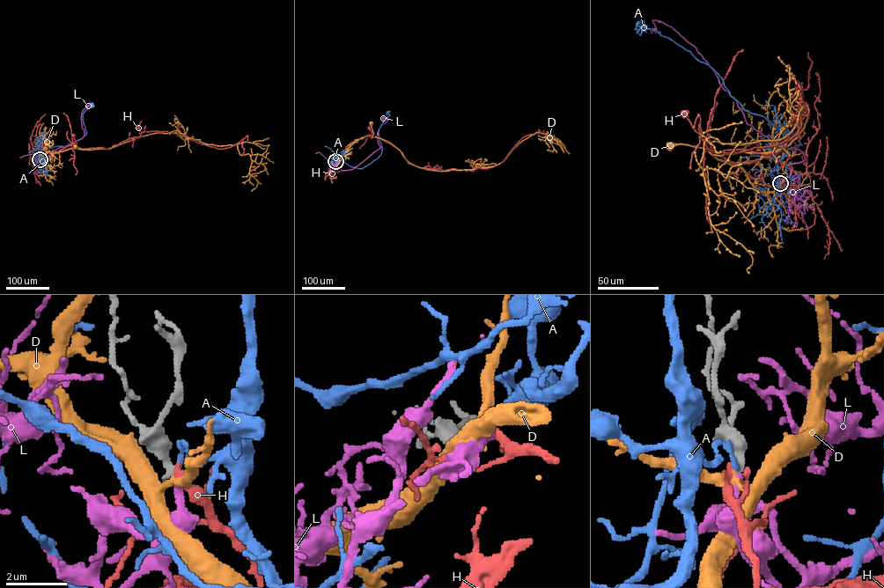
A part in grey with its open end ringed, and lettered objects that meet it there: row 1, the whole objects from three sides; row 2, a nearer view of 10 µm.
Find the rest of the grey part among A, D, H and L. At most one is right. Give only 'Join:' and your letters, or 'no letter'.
Join: L

